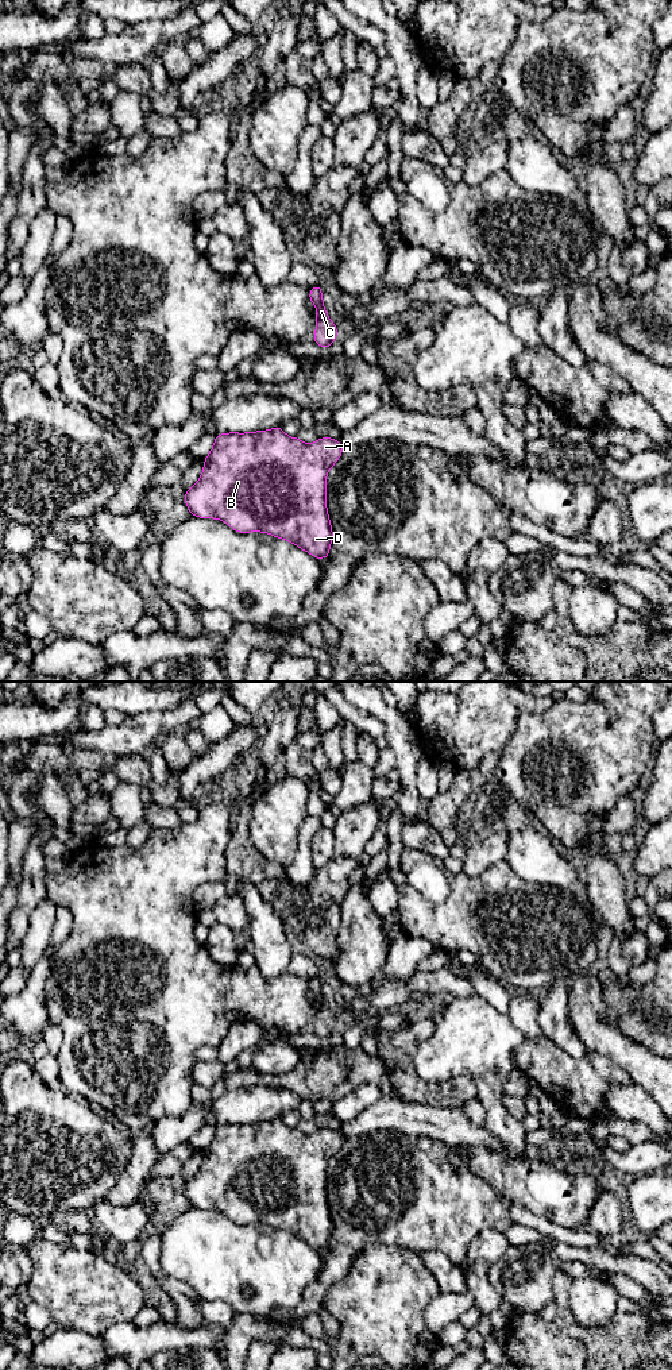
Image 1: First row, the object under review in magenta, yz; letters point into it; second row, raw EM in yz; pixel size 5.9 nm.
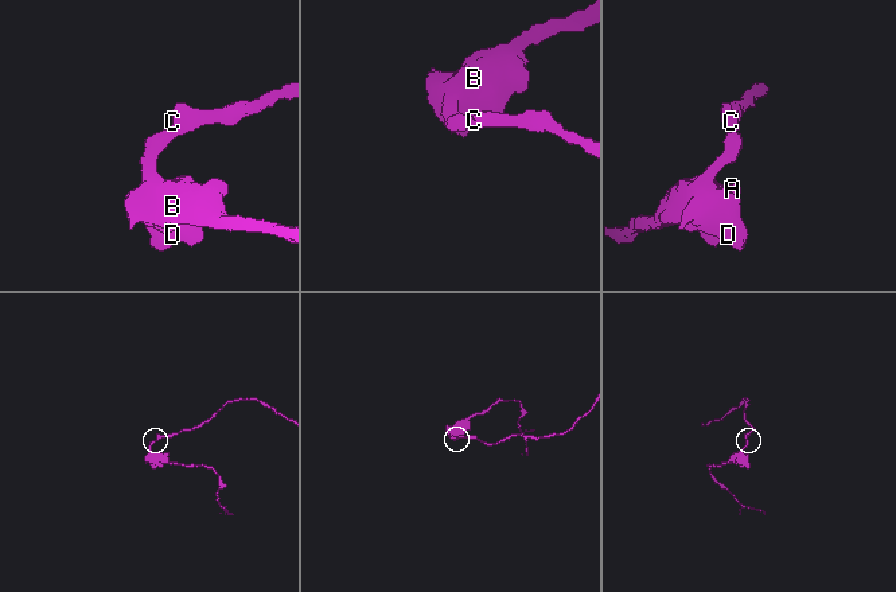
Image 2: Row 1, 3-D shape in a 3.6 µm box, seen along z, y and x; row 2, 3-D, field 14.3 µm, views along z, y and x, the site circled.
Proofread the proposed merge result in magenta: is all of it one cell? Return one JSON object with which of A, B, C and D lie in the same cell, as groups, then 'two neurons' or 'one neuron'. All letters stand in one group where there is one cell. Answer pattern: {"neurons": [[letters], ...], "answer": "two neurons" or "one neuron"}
{"neurons": [["A", "B", "C", "D"]], "answer": "one neuron"}

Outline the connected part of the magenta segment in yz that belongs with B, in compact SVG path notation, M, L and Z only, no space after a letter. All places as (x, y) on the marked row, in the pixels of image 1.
M281 427L246 433L219 433L204 459L202 474L197 483L186 490L184 501L193 517L221 520L239 533L269 533L300 547L316 559L325 559L333 539L327 509L327 475L343 449L339 440L328 436L308 444L287 436Z

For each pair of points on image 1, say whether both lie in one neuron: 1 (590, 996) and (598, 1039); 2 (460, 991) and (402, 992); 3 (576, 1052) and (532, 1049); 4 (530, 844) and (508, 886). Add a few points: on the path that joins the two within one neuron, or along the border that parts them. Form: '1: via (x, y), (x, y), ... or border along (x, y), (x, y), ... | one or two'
1: via (590, 1007), (591, 1029) | one
2: via (445, 983), (417, 983) | one
3: border along (544, 1034), (576, 1058), (587, 1050) | two
4: border along (504, 861), (521, 879), (544, 886) | two

